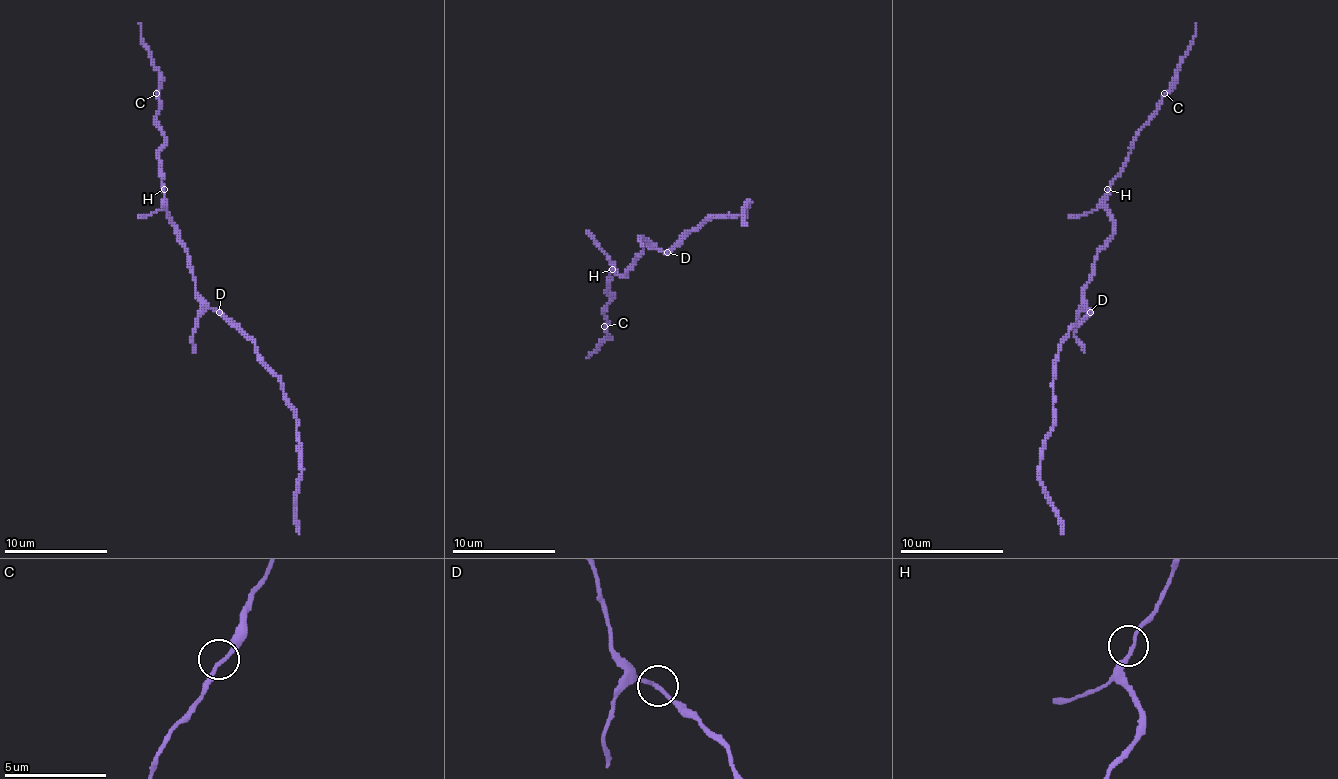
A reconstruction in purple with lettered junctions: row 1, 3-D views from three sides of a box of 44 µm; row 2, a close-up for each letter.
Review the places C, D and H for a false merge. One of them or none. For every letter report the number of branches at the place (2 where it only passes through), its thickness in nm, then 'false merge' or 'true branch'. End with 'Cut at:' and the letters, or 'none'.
C: 2 | 190 nm | true branch
D: 2 | 170 nm | true branch
H: 2 | 180 nm | true branch
Cut at: none

